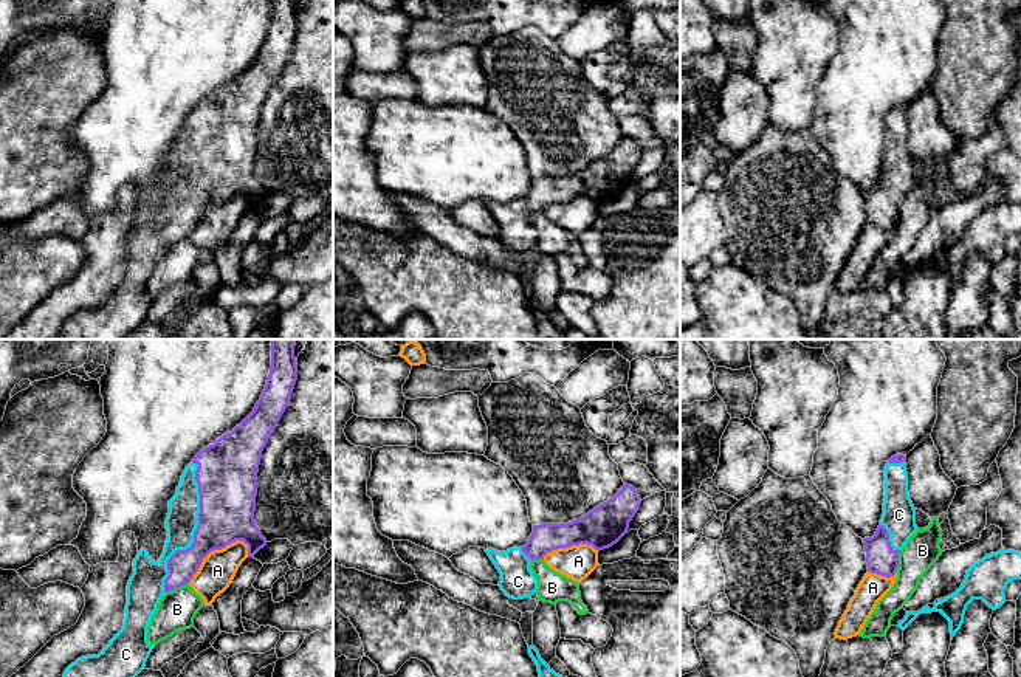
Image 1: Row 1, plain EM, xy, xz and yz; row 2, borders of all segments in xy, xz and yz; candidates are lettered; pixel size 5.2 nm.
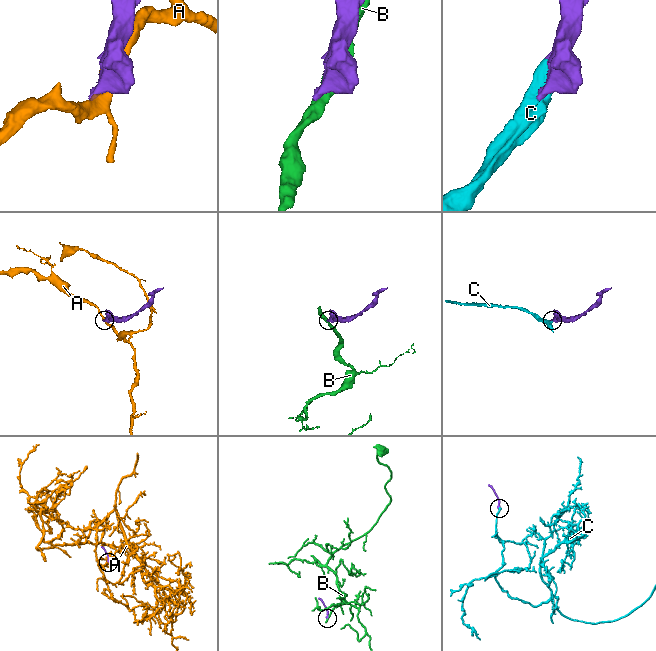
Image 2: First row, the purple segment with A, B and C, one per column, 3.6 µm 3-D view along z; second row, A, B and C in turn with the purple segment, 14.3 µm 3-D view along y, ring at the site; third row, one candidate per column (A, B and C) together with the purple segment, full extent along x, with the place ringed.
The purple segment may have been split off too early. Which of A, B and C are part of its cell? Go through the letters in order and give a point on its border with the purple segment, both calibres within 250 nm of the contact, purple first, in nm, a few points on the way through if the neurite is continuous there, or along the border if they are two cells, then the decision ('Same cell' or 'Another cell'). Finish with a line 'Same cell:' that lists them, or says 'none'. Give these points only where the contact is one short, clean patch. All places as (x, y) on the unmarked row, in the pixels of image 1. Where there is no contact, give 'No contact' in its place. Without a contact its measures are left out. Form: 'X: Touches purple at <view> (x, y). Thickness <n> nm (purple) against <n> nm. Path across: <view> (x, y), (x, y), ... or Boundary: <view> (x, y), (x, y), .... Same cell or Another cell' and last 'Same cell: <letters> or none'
A: Touches purple at xy (214, 202). Thickness 280 nm (purple) against 190 nm. Another cell
B: Touches purple at xy (175, 240). Thickness 160 nm (purple) against 200 nm. Boundary: xy (188, 236), (165, 245). Another cell
C: Touches purple at xy (195, 183). Thickness 280 nm (purple) against 170 nm. Same cell
Same cell: C

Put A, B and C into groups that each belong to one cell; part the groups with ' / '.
A / B / C

